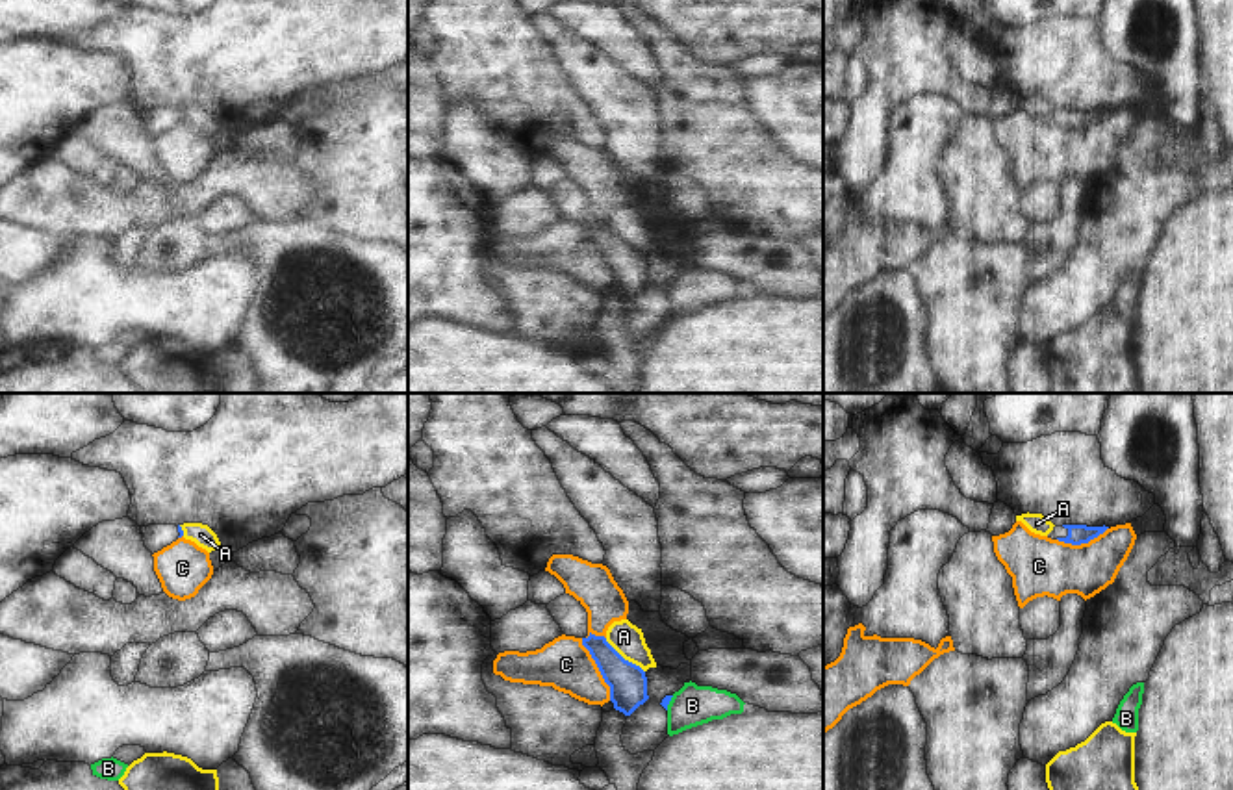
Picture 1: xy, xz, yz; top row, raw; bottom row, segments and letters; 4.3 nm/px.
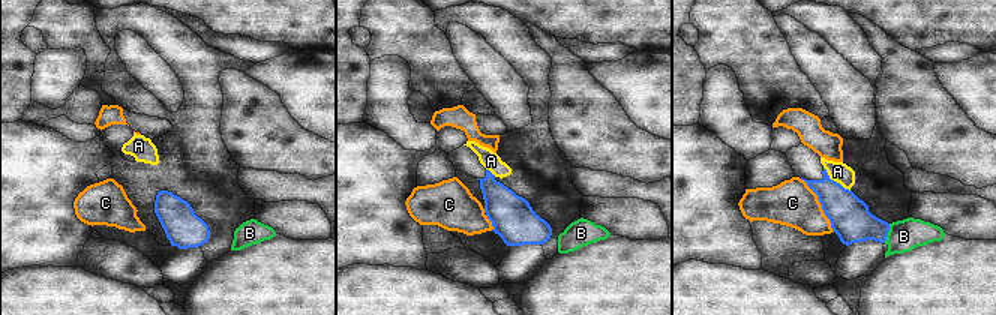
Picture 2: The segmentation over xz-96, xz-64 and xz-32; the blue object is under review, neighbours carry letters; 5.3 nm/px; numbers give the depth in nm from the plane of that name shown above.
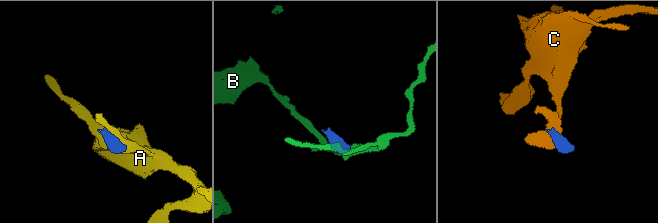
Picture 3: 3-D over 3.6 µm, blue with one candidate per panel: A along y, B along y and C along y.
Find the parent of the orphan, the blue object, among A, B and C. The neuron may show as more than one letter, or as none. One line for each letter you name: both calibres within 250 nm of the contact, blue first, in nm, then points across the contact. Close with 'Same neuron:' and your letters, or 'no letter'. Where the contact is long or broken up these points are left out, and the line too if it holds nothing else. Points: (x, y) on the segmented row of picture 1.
Same neuron: no letter

